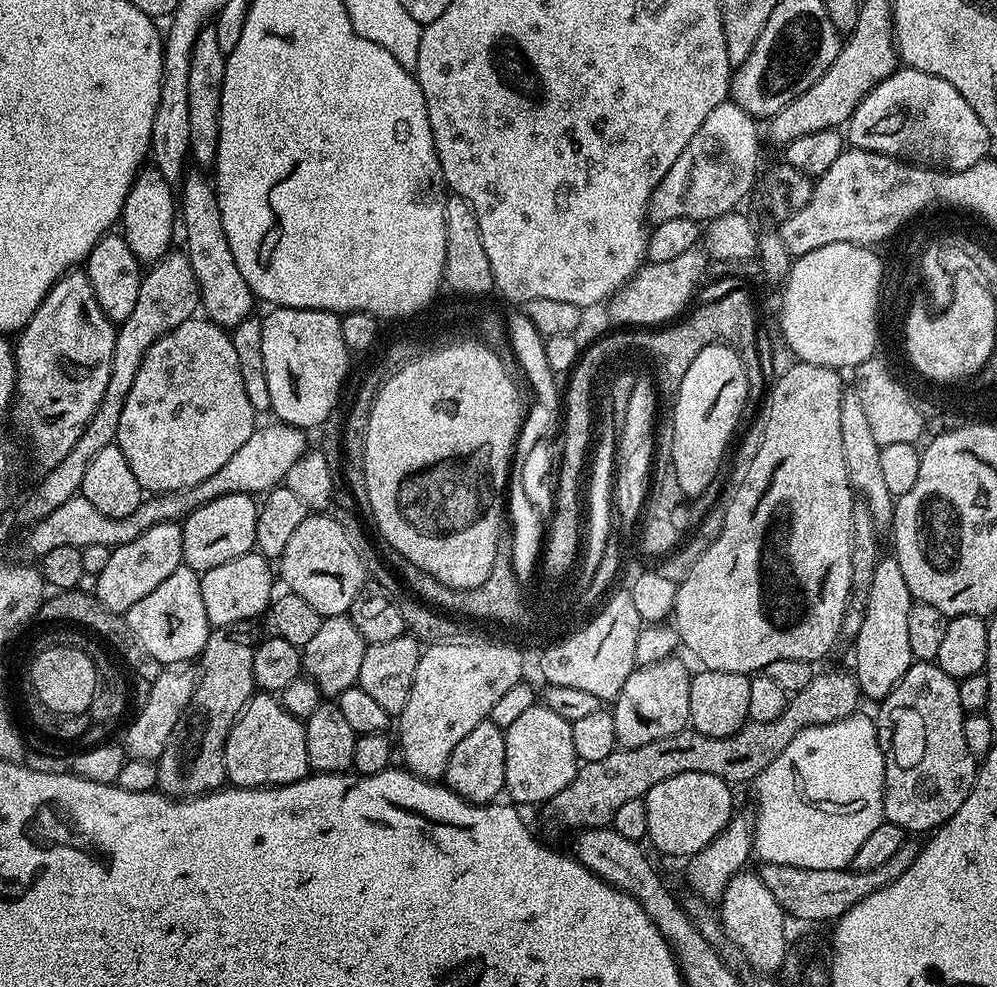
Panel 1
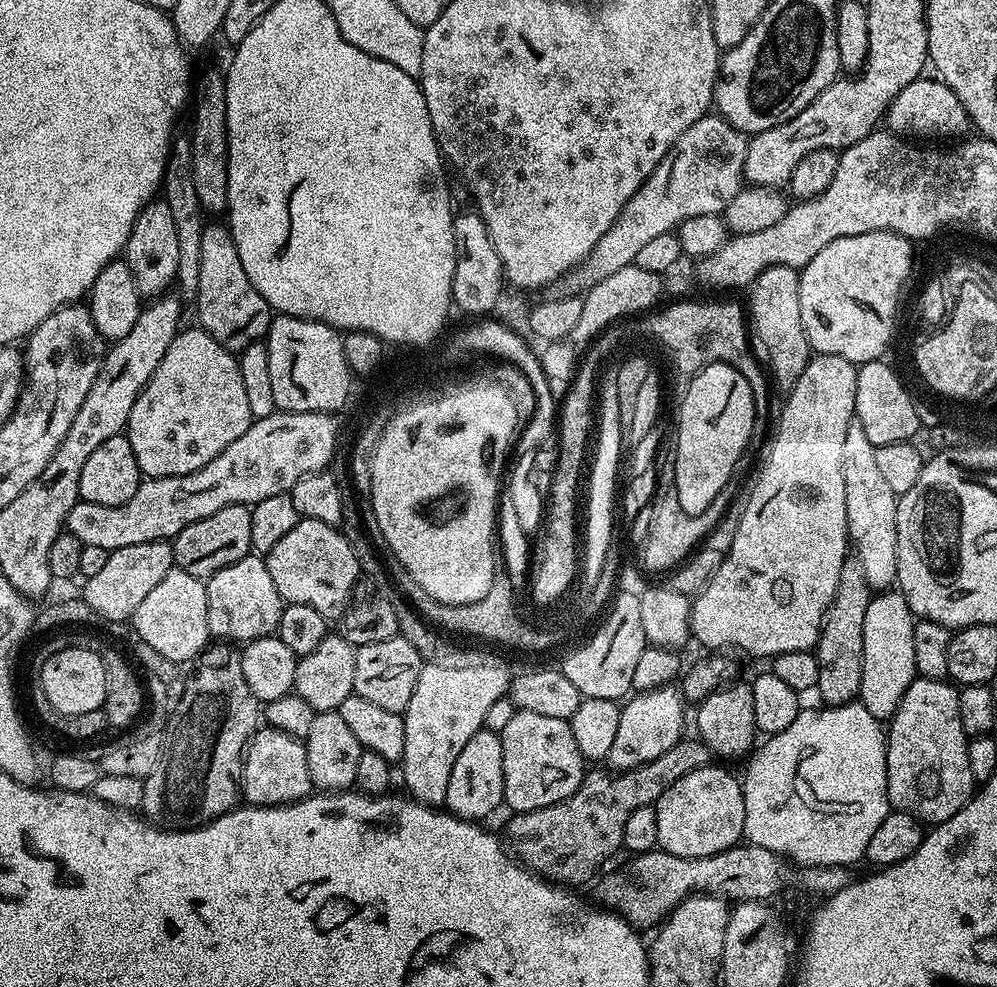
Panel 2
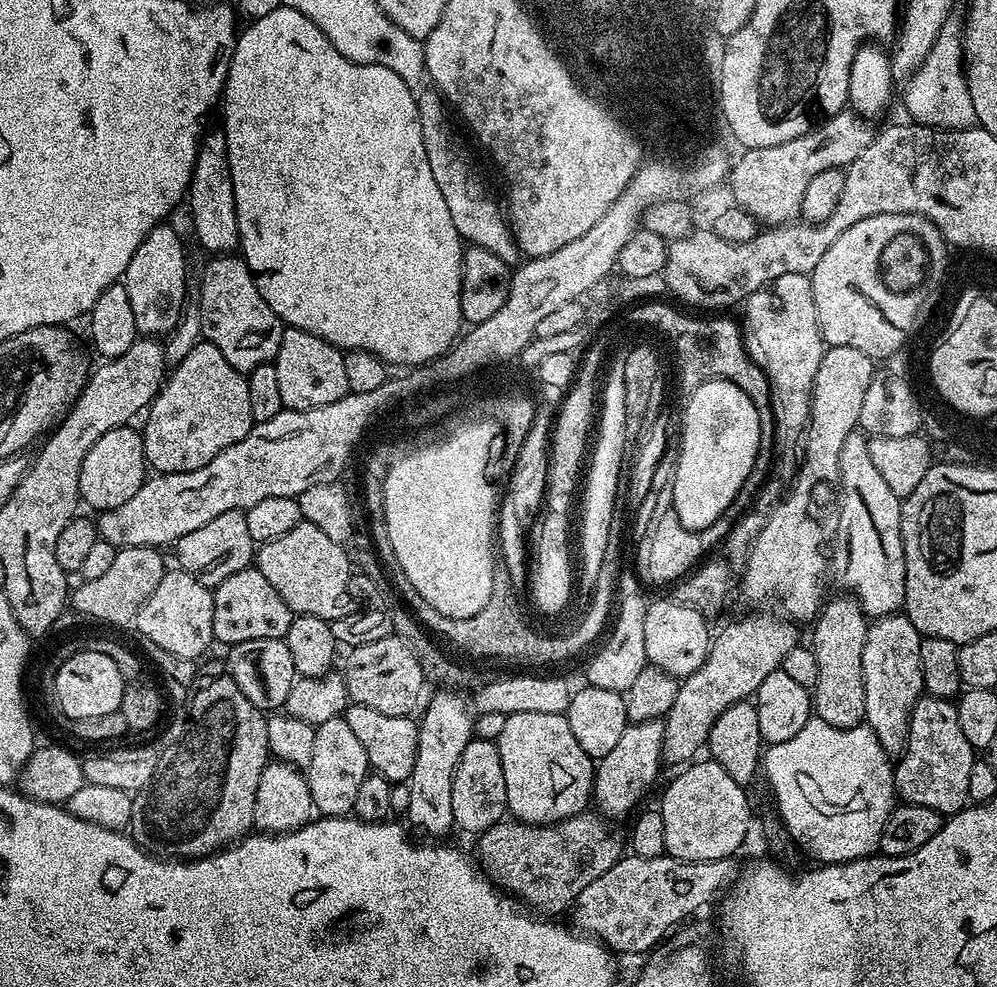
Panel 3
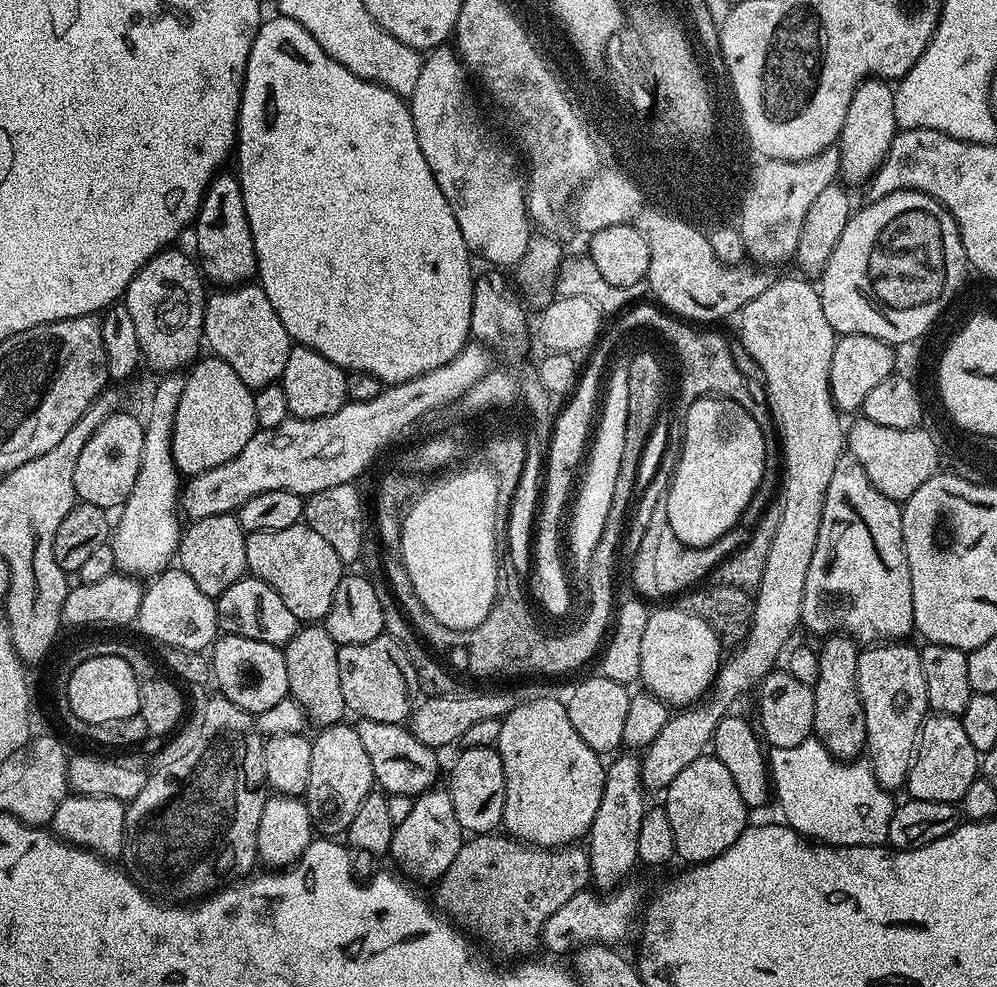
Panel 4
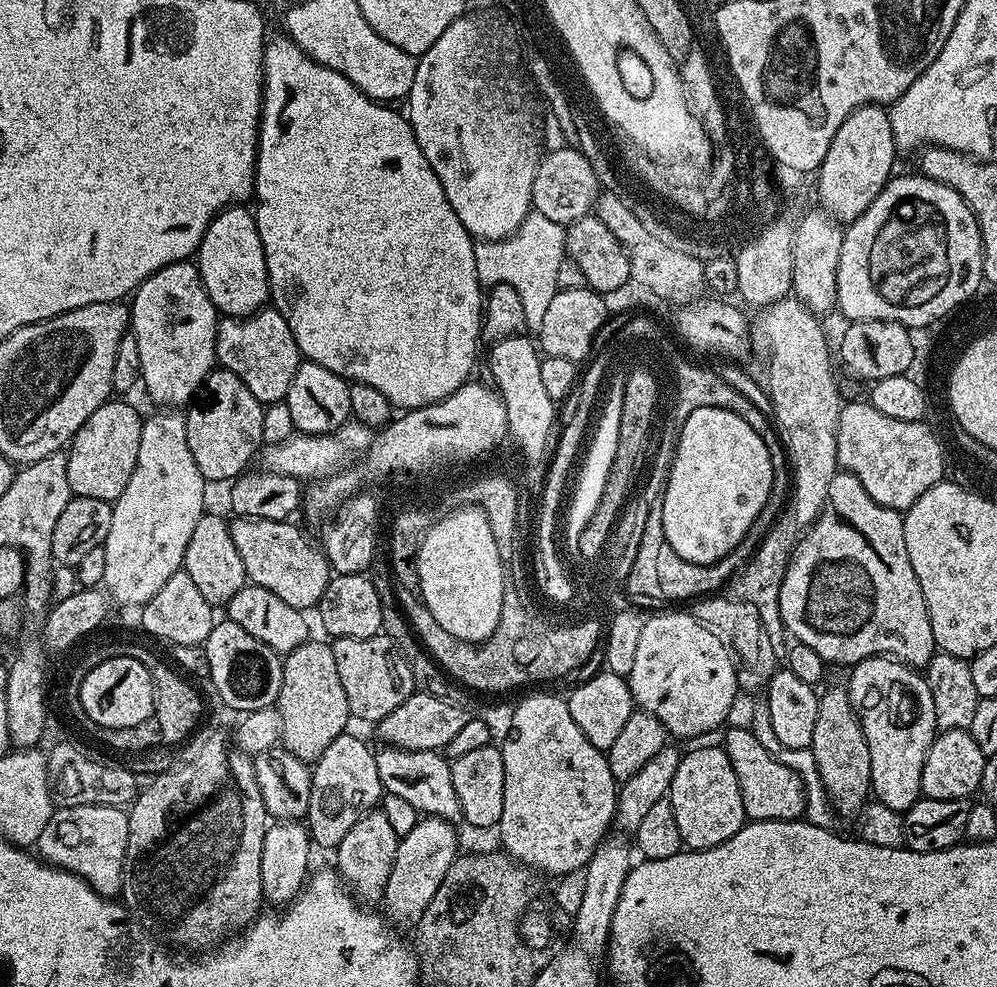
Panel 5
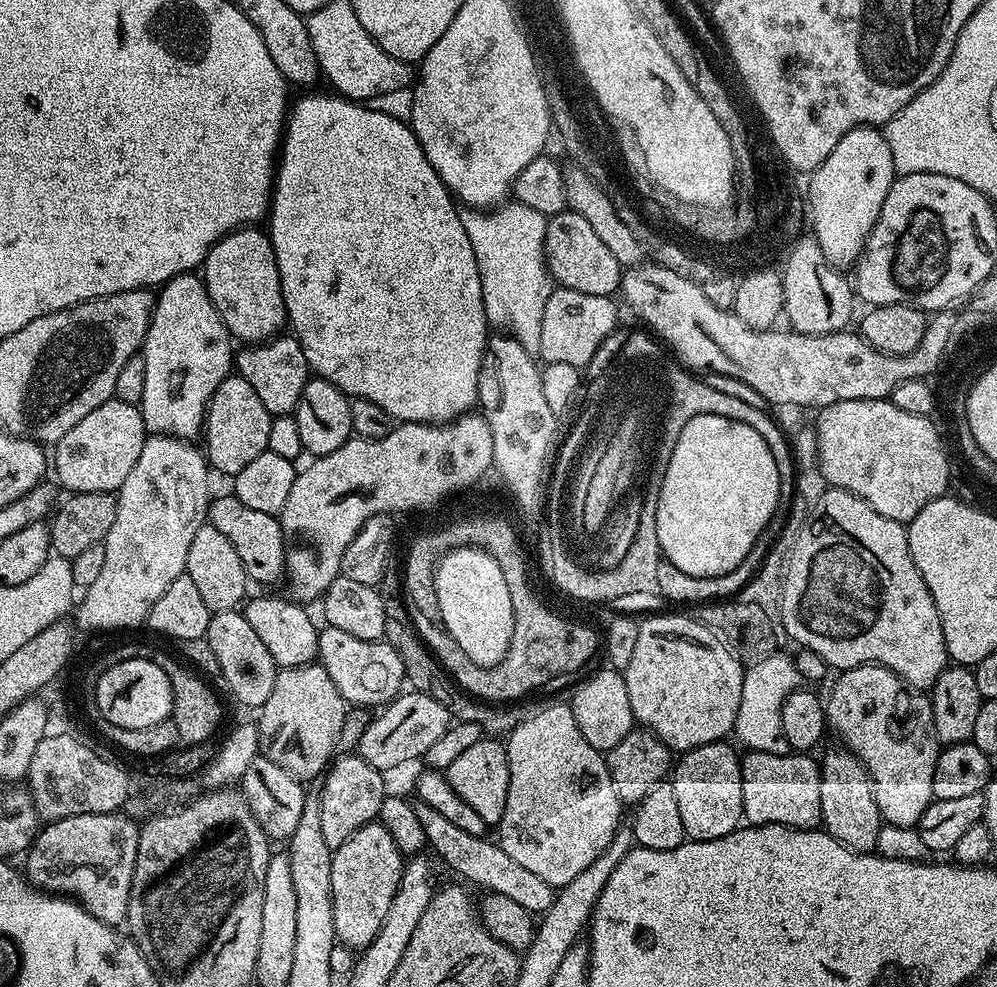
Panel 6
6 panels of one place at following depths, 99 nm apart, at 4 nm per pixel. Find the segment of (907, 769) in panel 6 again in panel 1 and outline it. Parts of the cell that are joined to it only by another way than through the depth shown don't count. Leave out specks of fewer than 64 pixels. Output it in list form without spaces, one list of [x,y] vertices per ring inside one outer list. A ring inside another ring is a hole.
[[[881,555],[874,566],[874,582],[870,582],[870,594],[862,618],[862,630],[854,638],[856,644],[856,668],[854,675],[860,683],[861,693],[873,702],[879,702],[898,686],[902,674],[910,670],[914,663],[910,654],[908,627],[910,626],[910,606],[913,603],[910,586],[902,575],[895,555]]]

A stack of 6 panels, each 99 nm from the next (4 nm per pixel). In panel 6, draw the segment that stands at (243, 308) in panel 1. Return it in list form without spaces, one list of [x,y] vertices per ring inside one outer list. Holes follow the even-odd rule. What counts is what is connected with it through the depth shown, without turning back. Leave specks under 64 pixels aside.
[[[277,334],[271,340],[241,349],[234,356],[235,371],[242,378],[246,378],[246,382],[250,382],[250,387],[258,393],[262,406],[266,406],[272,416],[293,415],[302,398],[302,390],[310,379],[306,354],[302,354],[302,346],[296,337],[291,334]]]

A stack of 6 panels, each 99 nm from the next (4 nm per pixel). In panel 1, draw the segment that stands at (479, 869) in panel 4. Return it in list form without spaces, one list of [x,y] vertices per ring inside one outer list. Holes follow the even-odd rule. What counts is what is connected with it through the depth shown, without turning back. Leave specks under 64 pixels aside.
[[[851,671],[813,675],[806,690],[791,693],[786,710],[778,714],[774,722],[749,722],[726,738],[710,738],[695,730],[685,730],[658,738],[658,742],[646,742],[646,746],[617,747],[616,751],[606,754],[606,758],[598,758],[598,762],[581,763],[570,786],[551,800],[550,808],[572,830],[602,828],[611,825],[612,816],[622,802],[643,798],[658,782],[666,782],[666,778],[674,778],[674,774],[714,774],[714,778],[722,778],[729,786],[755,781],[802,730],[853,715],[859,709],[856,707],[860,700],[860,683]]]

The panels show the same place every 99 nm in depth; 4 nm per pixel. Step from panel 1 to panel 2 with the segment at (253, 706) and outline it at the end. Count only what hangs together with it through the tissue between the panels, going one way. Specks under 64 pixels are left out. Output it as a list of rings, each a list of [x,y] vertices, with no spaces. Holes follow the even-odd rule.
[[[271,726],[261,727],[252,735],[244,754],[244,777],[240,780],[240,791],[243,799],[257,808],[293,804],[313,795],[314,785],[310,778],[310,766],[306,762],[304,740]]]

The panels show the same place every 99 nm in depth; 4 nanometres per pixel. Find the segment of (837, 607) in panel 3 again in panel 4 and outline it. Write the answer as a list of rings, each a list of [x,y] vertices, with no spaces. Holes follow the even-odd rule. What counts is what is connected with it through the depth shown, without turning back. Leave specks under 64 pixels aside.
[[[833,634],[819,645],[818,682],[814,685],[814,726],[815,739],[826,746],[826,750],[837,760],[851,762],[865,751],[866,714],[858,690],[858,658],[861,649],[851,636]]]

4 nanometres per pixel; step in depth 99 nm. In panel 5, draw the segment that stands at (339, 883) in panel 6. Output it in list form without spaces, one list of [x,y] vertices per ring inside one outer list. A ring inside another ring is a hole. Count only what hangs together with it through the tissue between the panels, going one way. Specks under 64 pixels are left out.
[[[373,810],[358,818],[358,822],[354,822],[353,828],[347,832],[346,838],[342,838],[339,848],[334,852],[337,864],[335,867],[341,881],[347,885],[357,901],[379,901],[383,897],[386,882],[390,878],[390,866],[394,866],[397,839],[382,810]]]

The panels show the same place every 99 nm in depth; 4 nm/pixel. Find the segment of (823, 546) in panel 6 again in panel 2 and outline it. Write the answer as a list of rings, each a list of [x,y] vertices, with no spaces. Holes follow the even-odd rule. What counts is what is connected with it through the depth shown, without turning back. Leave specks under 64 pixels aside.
[[[853,422],[846,430],[846,443],[842,445],[842,479],[846,482],[846,518],[851,547],[858,553],[862,570],[866,570],[866,578],[873,589],[888,590],[896,584],[898,498],[880,473],[876,450],[870,438],[866,438],[866,430]]]

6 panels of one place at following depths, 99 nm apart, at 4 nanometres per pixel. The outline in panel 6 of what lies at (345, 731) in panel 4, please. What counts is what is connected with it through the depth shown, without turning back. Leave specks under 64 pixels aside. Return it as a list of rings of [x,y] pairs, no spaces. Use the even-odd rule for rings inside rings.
[[[357,754],[340,755],[331,761],[330,767],[323,773],[324,785],[318,789],[320,798],[318,818],[322,825],[322,835],[326,846],[330,846],[333,850],[342,846],[342,842],[346,842],[346,838],[350,838],[354,830],[373,823],[379,817],[386,795],[384,789],[386,776],[383,771],[370,766],[369,762]]]

